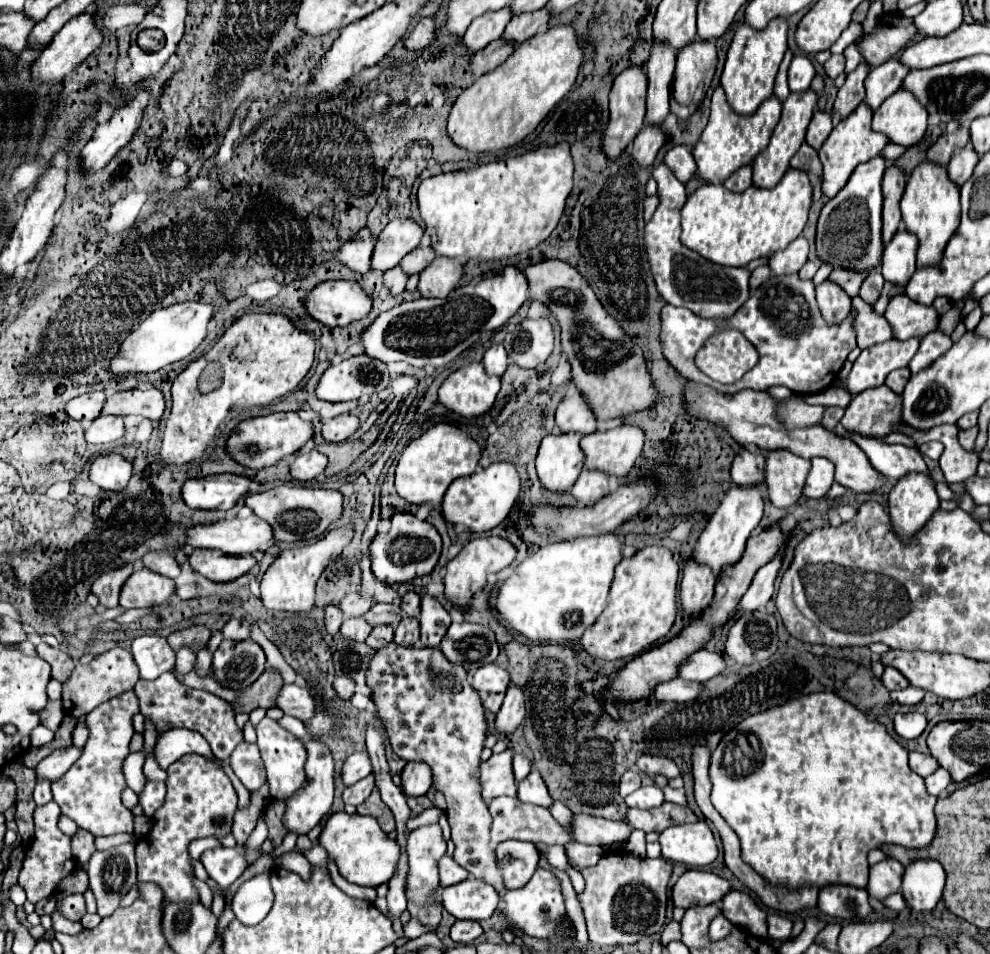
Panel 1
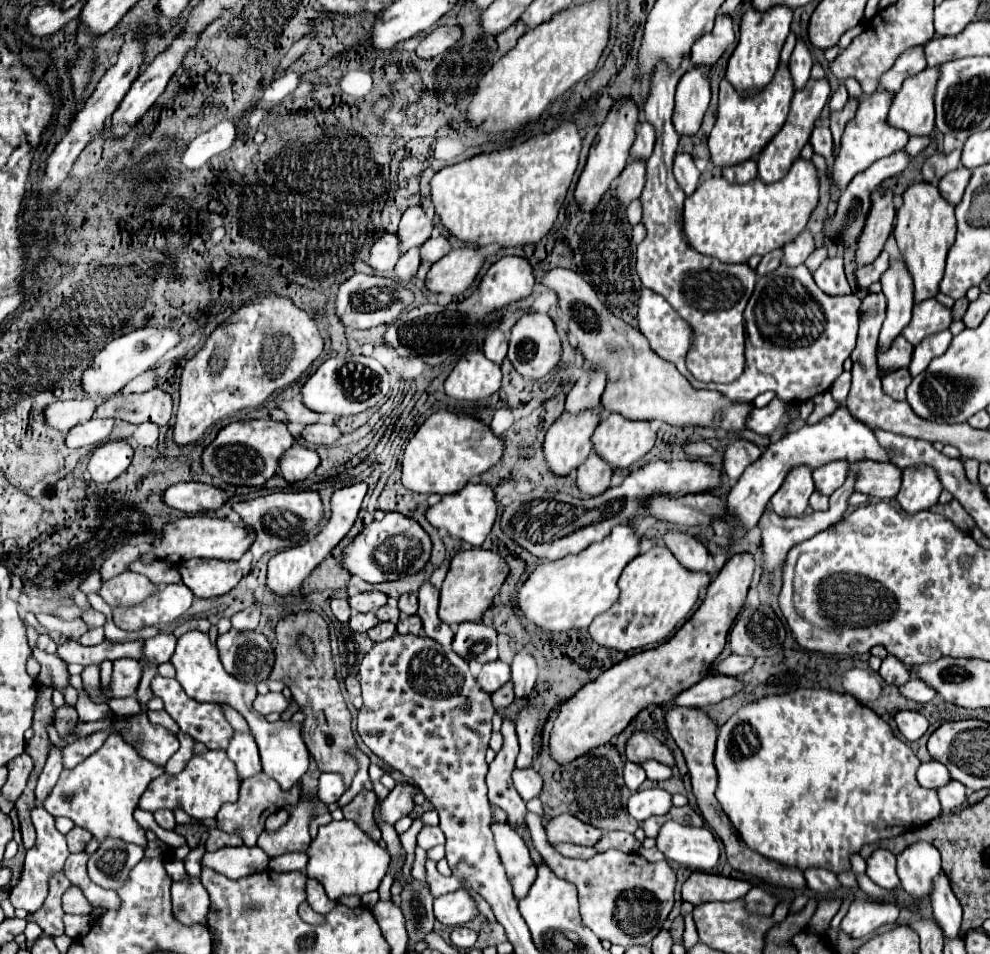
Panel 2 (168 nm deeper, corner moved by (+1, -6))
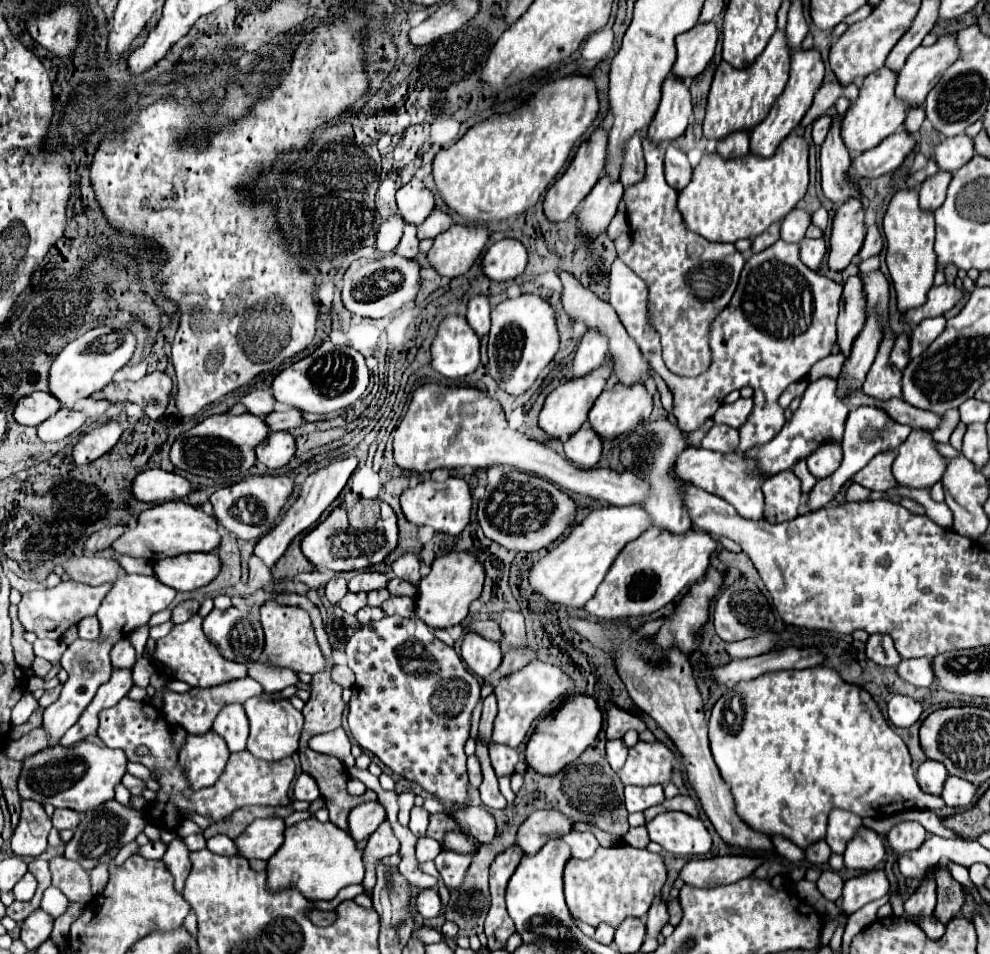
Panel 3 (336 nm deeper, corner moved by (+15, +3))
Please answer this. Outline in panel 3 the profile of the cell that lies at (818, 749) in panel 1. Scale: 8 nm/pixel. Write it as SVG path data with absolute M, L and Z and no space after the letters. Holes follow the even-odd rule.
M805 668L805 670L781 670L781 672L771 672L765 676L759 676L757 680L741 682L733 688L729 688L713 706L711 718L709 718L709 744L711 744L711 754L713 760L719 768L719 774L723 782L731 788L731 794L735 798L735 812L737 816L755 832L767 834L767 836L783 836L797 844L799 848L809 848L811 844L819 842L825 838L827 830L827 818L829 812L835 808L853 812L861 818L875 818L883 820L893 814L905 812L905 810L935 810L943 806L943 800L939 796L931 796L923 792L915 780L913 768L911 768L911 756L905 746L905 742L891 730L891 726L885 722L883 714L872 696L864 689L853 684L847 684L839 678L835 670L829 668Z

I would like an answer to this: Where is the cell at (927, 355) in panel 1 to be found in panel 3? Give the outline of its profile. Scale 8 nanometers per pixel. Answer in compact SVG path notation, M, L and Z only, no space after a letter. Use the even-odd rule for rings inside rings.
M939 316L939 318L933 318L933 320L923 320L921 324L917 324L917 328L911 330L911 350L909 350L909 356L915 358L919 354L923 354L929 344L943 332L945 328L945 318Z

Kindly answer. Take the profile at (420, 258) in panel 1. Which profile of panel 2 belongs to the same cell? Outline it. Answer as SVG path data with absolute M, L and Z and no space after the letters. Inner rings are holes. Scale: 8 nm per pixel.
M435 235L429 237L421 247L421 259L423 261L439 261L447 251L451 251L451 239L447 235Z

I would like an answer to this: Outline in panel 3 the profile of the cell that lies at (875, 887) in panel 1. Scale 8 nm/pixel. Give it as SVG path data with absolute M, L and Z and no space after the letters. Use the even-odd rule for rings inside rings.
M859 828L857 836L847 844L845 850L845 866L851 870L871 872L885 860L885 844L883 836L879 836L871 828Z

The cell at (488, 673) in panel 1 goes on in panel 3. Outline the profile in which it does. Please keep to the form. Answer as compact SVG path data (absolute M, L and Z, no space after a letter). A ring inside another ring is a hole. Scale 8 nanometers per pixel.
M465 636L461 644L461 658L473 674L487 678L501 664L501 648L497 642L485 640L481 636Z

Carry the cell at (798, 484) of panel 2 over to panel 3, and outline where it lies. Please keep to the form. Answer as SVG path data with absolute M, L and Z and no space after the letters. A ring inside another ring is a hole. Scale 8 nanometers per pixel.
M779 472L763 482L765 494L765 520L771 524L787 522L799 516L801 504L801 482L791 472Z

